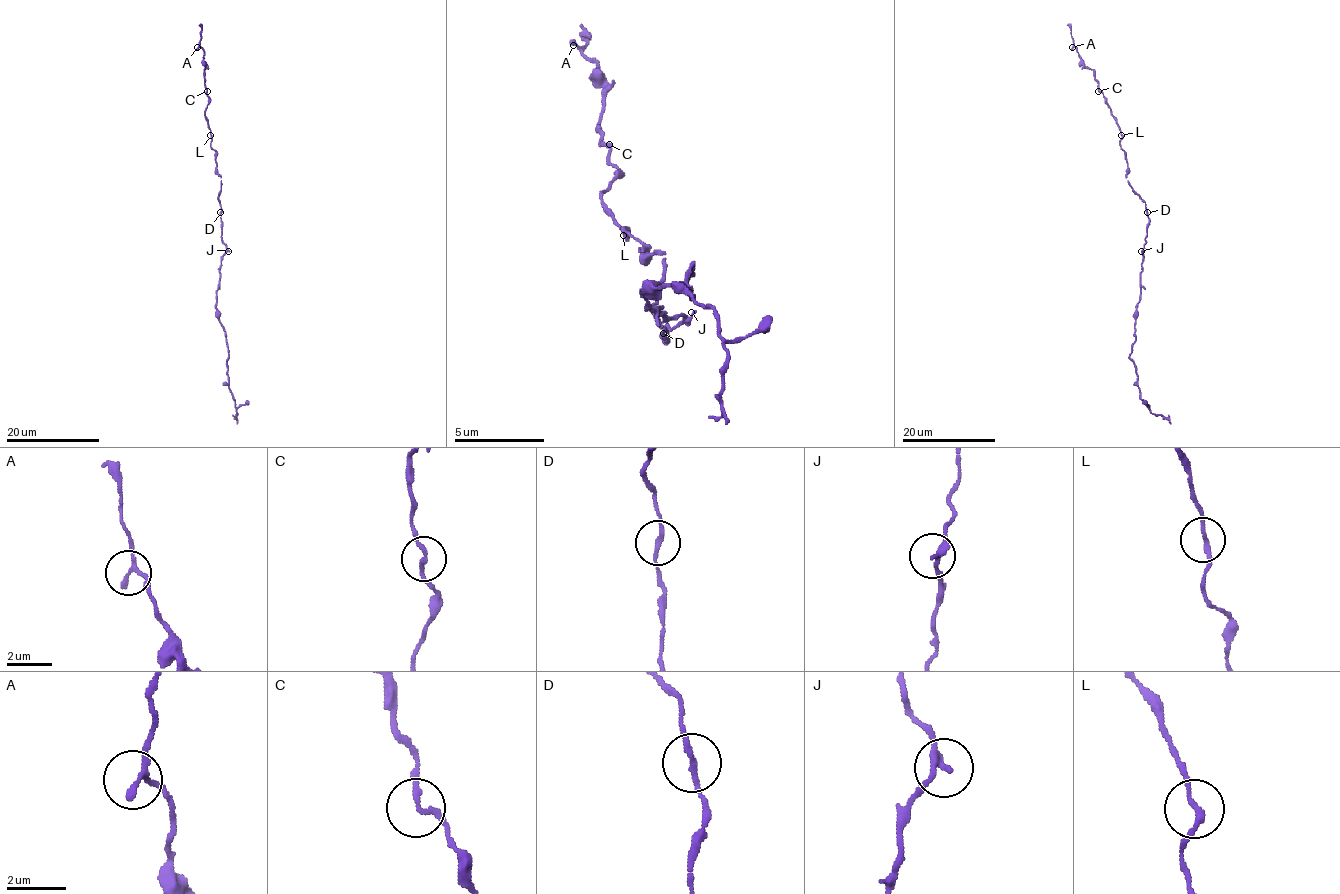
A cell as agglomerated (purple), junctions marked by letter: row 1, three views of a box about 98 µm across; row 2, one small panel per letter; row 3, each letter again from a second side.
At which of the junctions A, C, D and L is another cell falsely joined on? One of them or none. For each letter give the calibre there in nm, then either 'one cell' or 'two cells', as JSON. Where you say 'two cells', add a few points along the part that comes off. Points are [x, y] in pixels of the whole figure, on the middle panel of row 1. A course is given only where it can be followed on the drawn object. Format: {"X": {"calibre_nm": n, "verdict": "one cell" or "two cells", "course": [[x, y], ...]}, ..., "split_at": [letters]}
{"A": {"calibre_nm": 180, "verdict": "one cell"}, "C": {"calibre_nm": 170, "verdict": "one cell"}, "D": {"calibre_nm": 180, "verdict": "one cell"}, "L": {"calibre_nm": 180, "verdict": "one cell"}, "split_at": []}

